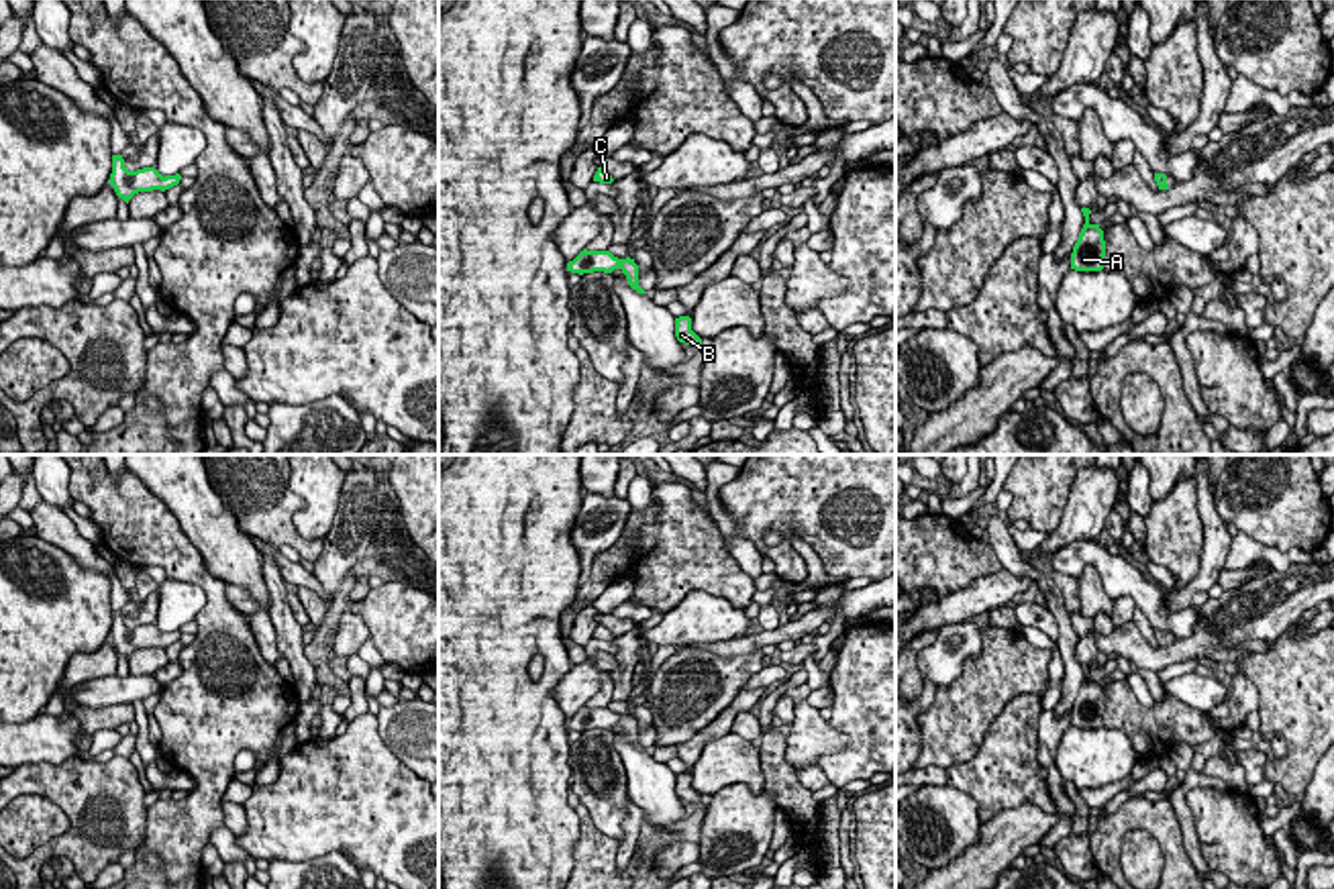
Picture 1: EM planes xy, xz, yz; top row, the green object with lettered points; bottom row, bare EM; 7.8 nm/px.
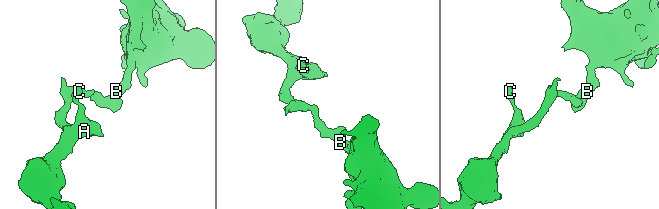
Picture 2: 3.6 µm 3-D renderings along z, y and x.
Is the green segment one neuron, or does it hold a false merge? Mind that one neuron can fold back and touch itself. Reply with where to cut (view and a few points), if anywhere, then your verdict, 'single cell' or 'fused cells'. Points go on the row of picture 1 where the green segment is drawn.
cut in xy along (162, 176), (154, 188); fused cells

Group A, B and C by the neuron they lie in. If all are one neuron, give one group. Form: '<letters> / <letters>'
A C / B

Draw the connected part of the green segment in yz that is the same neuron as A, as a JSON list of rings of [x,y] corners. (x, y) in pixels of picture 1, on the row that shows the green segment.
[[[1081,208],[1085,224],[1071,253],[1071,269],[1075,271],[1101,271],[1106,257],[1106,241],[1099,224],[1089,222],[1089,208]]]

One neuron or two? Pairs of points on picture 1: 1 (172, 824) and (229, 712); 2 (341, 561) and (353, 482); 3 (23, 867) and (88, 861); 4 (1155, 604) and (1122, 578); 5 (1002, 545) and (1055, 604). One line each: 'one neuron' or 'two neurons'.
1: one neuron
2: one neuron
3: one neuron
4: one neuron
5: one neuron

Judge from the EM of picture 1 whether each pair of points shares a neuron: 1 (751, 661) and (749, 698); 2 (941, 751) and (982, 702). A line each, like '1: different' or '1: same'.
1: different
2: same

